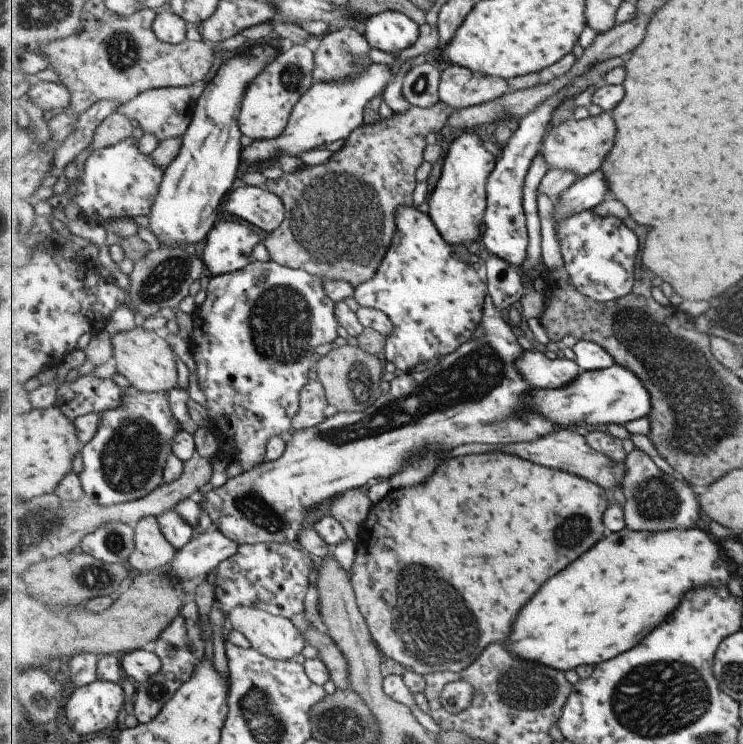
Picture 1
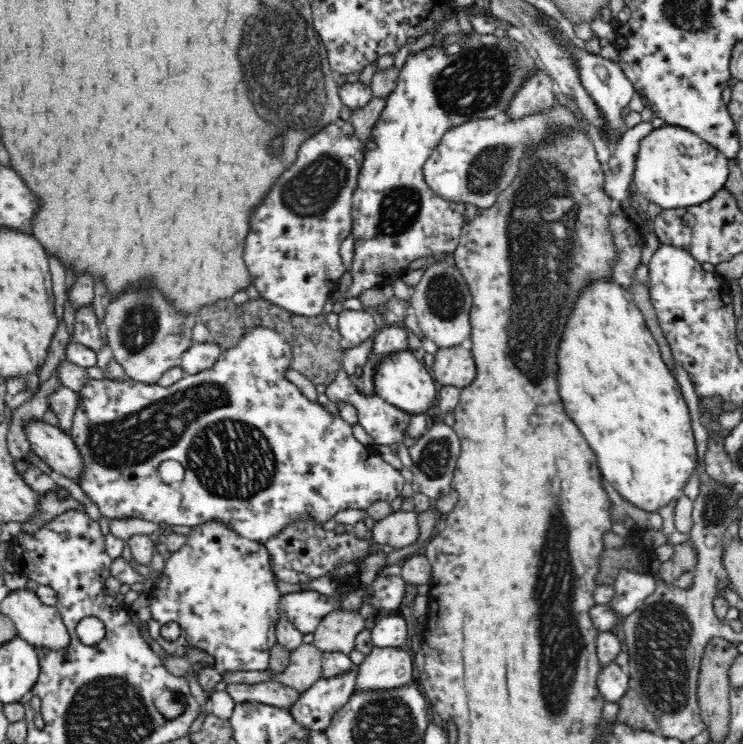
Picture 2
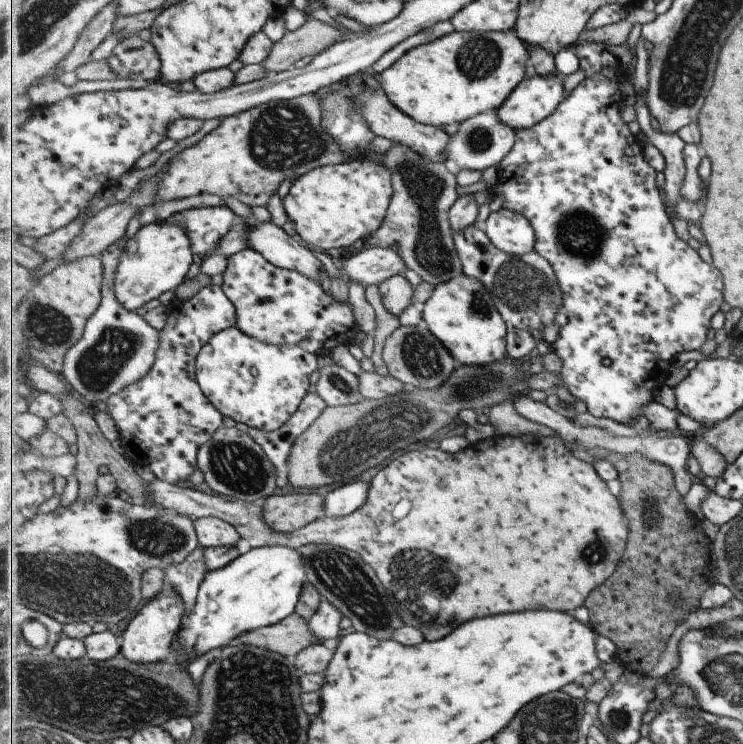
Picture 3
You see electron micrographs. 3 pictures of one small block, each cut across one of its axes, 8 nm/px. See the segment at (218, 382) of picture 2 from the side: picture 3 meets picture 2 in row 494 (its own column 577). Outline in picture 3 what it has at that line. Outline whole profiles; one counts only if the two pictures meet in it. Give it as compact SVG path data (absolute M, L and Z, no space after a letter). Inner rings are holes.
M602 75L585 78L580 84L561 101L556 112L533 128L516 131L516 143L513 150L500 162L497 172L497 183L490 187L495 196L503 197L503 207L524 214L536 230L535 251L553 263L561 283L562 293L565 294L565 313L568 321L561 328L559 338L551 346L563 362L561 374L563 384L573 398L586 404L587 410L597 417L607 417L622 425L631 425L641 417L645 404L655 402L655 390L665 386L666 380L672 373L677 354L689 350L701 350L707 340L707 332L711 328L711 318L721 310L721 304L726 302L724 297L724 278L722 272L699 256L687 241L681 240L673 228L671 218L665 212L665 198L657 186L657 171L644 155L644 145L637 135L629 130L627 123L621 118L621 106L624 106L623 96L619 93L618 82L609 82Z

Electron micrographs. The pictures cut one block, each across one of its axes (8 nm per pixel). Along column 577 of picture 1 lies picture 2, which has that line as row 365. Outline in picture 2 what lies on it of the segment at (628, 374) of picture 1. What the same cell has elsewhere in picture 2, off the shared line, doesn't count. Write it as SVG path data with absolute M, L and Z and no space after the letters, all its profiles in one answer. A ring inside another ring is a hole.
M410 350L383 356L374 375L374 384L376 394L399 411L410 416L421 412L431 415L436 413L439 385L431 371Z

